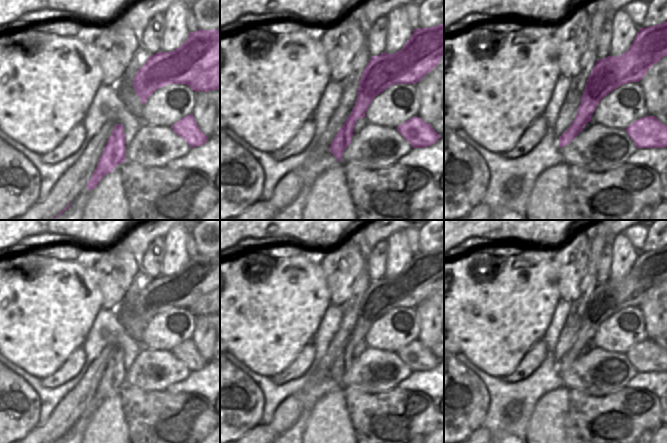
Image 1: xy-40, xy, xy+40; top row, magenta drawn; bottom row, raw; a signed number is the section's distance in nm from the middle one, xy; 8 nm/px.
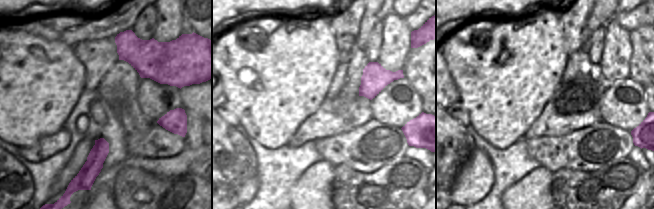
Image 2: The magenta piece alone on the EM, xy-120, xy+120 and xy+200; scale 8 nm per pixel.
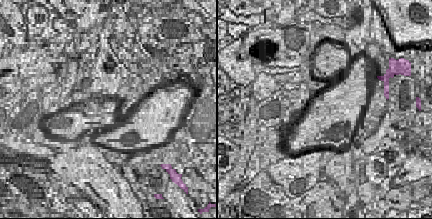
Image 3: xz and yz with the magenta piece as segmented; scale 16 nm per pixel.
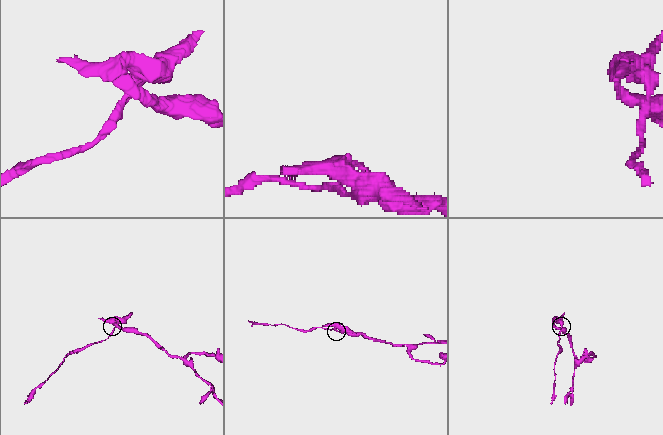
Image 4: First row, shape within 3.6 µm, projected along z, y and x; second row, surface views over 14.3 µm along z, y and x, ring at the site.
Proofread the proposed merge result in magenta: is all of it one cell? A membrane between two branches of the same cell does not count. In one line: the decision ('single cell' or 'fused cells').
fused cells

